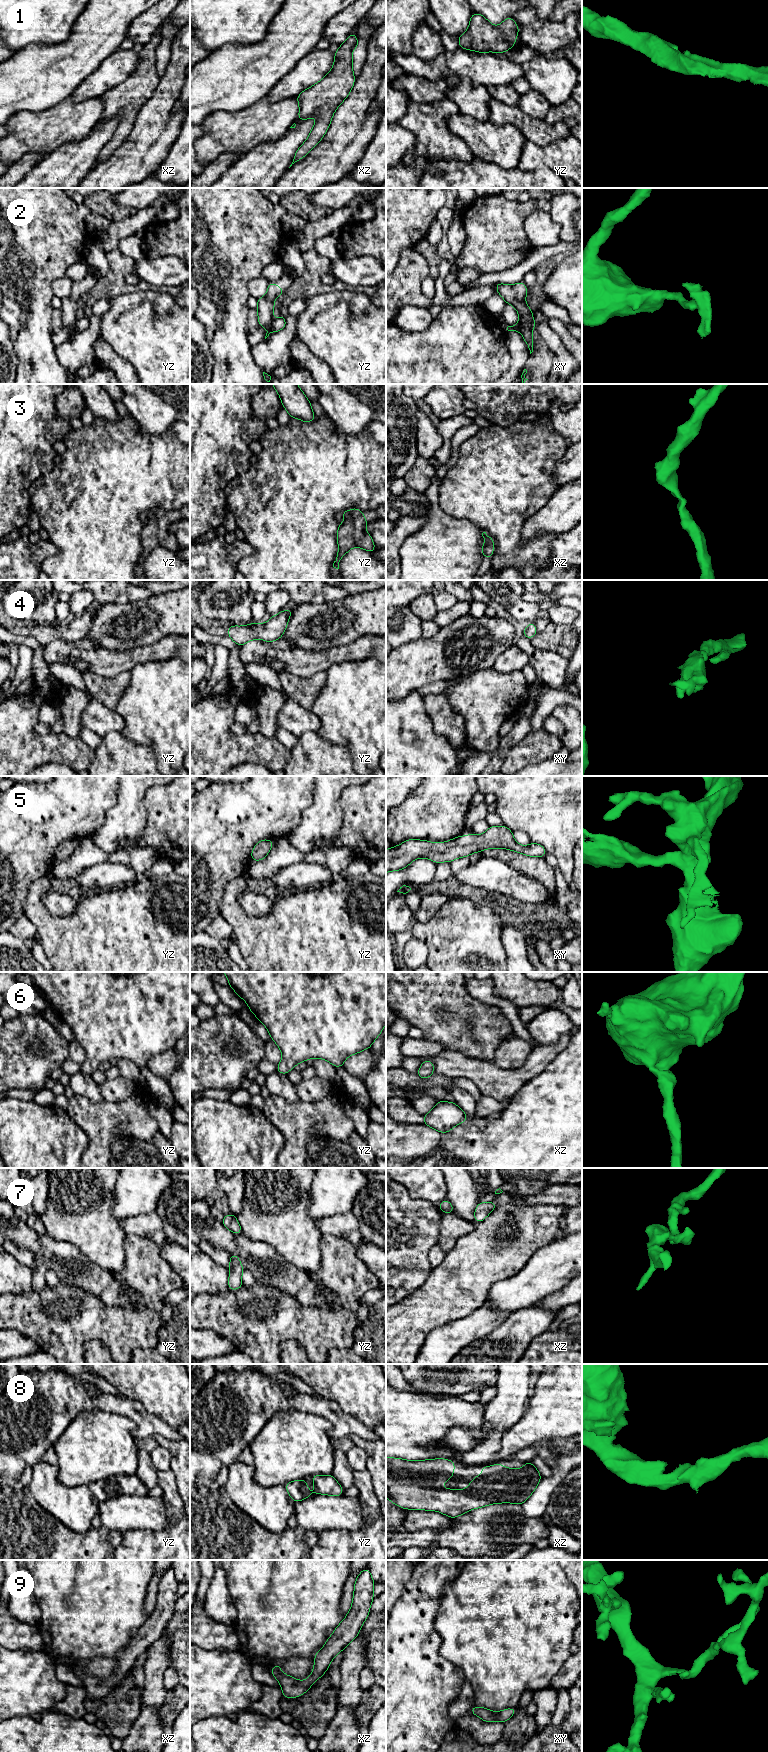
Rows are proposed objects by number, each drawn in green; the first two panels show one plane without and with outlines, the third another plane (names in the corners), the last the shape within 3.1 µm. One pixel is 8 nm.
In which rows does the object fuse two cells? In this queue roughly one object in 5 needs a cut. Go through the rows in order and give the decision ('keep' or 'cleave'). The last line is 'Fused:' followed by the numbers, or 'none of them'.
1: keep
2: cleave
3: keep
4: keep
5: keep
6: keep
7: keep
8: keep
9: keep
Fused: 2

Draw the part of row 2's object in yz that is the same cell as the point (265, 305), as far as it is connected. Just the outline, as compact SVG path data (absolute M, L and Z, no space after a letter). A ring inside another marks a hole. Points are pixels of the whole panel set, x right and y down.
M270 282L267 294L264 297L257 299L257 312L258 312L258 322L260 327L266 327L267 333L265 339L272 332L271 324L273 321L272 314L274 305L274 299L281 296L285 290L277 286L274 282Z

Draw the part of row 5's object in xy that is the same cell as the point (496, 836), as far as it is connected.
M505 825L489 826L482 835L474 833L467 836L459 835L442 843L416 839L406 840L386 850L386 873L404 869L417 858L428 858L436 864L450 863L460 857L494 848L504 848L532 857L544 857L547 854L540 844L532 842L528 846L518 844L514 840L512 831Z

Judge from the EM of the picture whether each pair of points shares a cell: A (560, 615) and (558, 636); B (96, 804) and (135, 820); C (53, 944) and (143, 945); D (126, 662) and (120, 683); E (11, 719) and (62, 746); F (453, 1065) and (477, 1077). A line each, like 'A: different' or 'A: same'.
A: different
B: different
C: same
D: different
E: same
F: same

